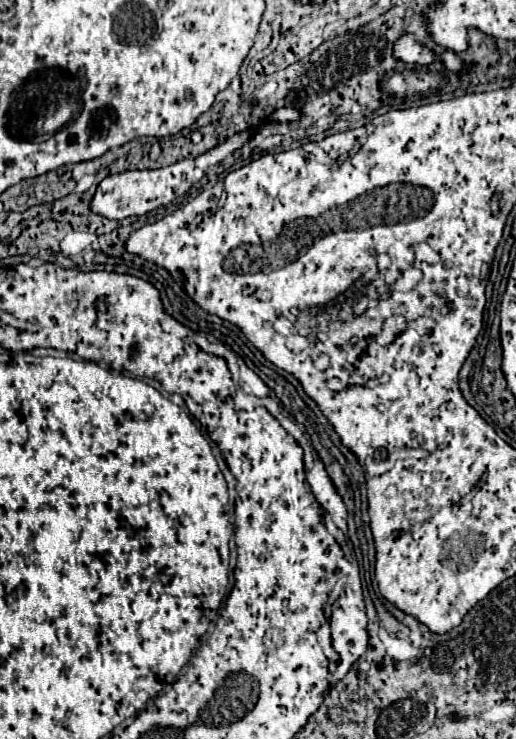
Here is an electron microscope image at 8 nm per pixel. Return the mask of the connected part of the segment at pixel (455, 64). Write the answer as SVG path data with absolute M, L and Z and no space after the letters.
M445 50L445 52L441 54L441 60L443 60L443 64L445 64L449 70L453 70L453 72L459 72L459 70L463 68L463 62L461 62L459 56L457 56L455 52L451 52L451 50Z

